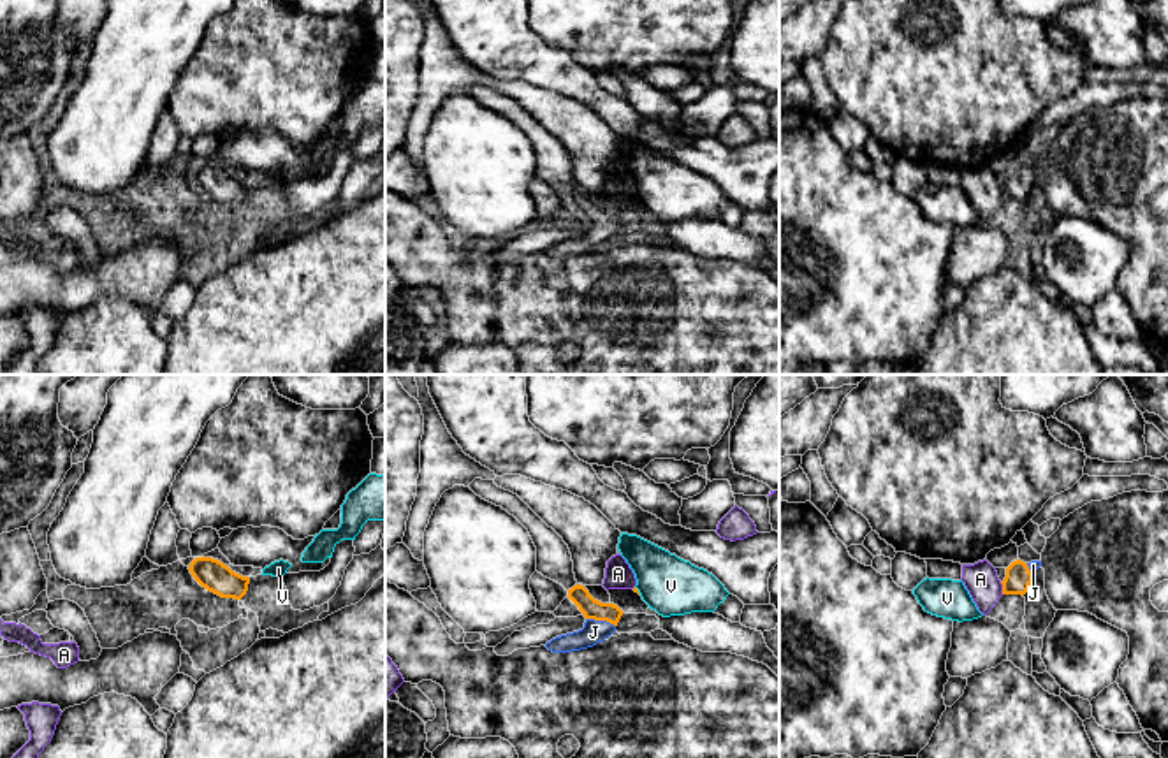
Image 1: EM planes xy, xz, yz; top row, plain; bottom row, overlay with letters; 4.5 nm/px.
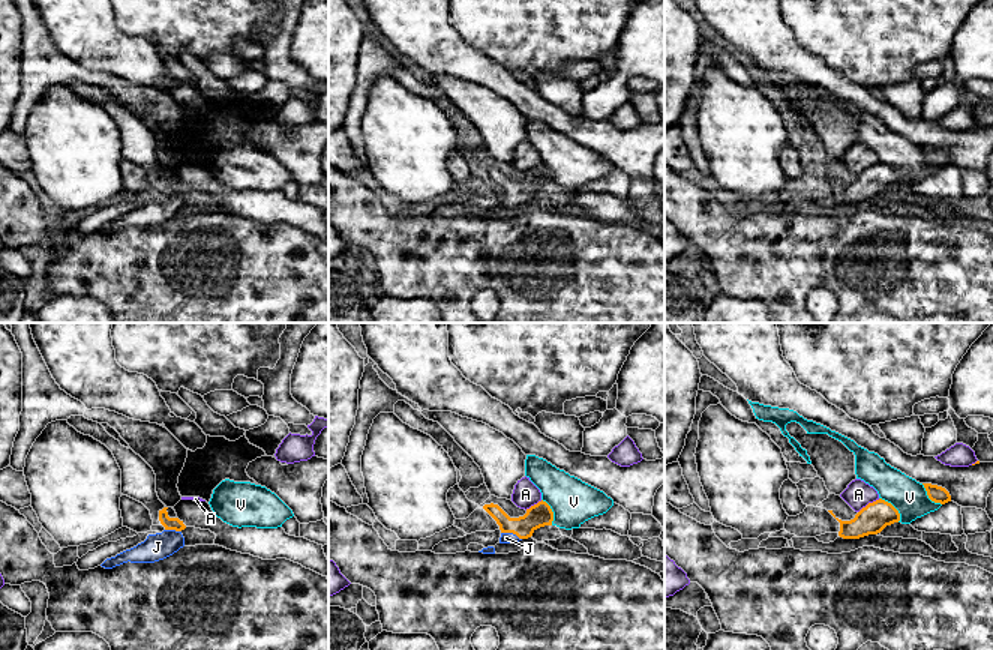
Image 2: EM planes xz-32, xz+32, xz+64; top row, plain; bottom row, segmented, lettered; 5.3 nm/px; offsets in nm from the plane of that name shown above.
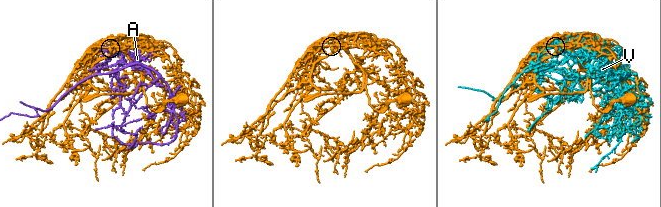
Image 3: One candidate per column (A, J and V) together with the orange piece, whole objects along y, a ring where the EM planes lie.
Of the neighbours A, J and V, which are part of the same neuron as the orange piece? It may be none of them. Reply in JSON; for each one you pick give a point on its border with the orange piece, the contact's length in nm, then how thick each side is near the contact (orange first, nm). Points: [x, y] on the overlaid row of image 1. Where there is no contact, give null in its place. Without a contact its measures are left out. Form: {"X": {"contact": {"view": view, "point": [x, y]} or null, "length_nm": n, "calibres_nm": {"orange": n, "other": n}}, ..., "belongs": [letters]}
{"J": {"contact": {"view": "xz", "point": [600, 619]}, "length_nm": 140, "calibres_nm": {"orange": 90, "other": 110}}, "belongs": ["J"]}

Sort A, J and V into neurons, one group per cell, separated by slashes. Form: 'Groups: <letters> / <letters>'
Groups: A / J / V

